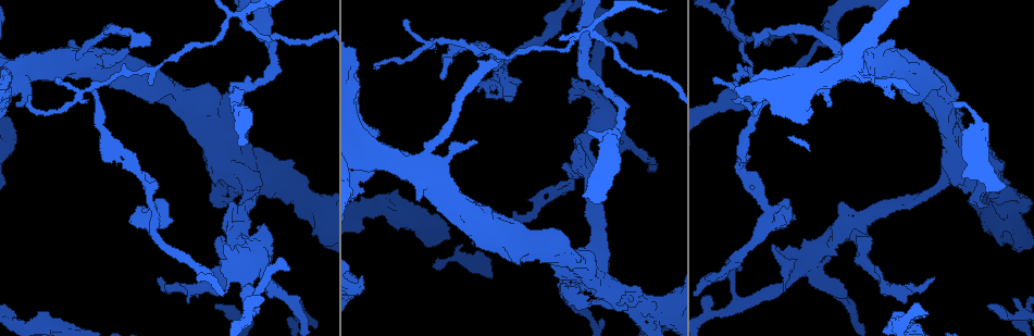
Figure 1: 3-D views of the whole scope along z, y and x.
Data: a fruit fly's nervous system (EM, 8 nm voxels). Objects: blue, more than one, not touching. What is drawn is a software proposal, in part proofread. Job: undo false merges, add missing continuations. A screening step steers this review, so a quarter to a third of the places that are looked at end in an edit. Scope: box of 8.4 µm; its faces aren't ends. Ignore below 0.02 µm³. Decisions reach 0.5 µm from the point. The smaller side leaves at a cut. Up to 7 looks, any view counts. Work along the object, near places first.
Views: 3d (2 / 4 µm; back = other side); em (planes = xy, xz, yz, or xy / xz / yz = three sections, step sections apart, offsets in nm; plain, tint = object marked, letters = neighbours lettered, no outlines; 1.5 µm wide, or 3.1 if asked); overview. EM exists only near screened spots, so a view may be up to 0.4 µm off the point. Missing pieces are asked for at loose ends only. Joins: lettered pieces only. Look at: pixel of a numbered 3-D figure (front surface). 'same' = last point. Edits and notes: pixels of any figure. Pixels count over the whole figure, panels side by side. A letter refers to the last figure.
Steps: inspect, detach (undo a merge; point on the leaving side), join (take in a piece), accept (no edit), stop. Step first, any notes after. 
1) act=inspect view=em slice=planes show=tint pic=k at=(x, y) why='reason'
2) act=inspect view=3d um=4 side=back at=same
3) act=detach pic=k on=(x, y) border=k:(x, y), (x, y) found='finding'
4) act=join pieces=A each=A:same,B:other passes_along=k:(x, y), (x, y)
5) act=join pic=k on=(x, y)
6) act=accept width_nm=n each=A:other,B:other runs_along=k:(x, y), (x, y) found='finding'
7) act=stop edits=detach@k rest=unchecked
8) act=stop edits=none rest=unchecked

act=inspect view=3d um=4 pic=1 at=(572, 77) why='branch stops here'

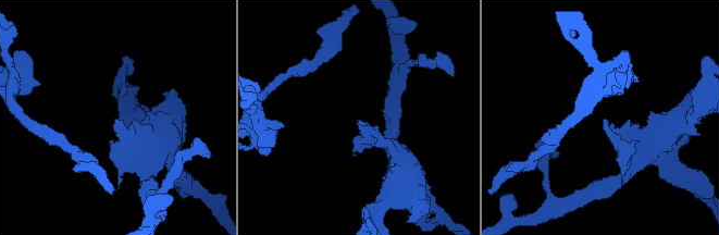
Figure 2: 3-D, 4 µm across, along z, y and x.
act=inspect view=em slice=xz step=8 show=letters pic=2 at=(357, 120) why='shape alone is not enough'

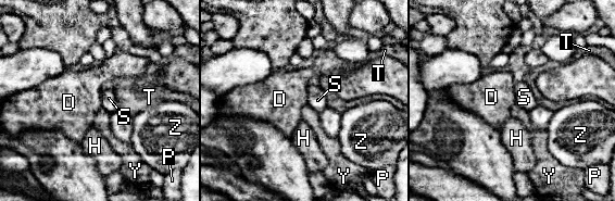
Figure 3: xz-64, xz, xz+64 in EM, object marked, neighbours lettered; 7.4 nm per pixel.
act=inspect view=em slice=planes show=letters at=same why='another direction'

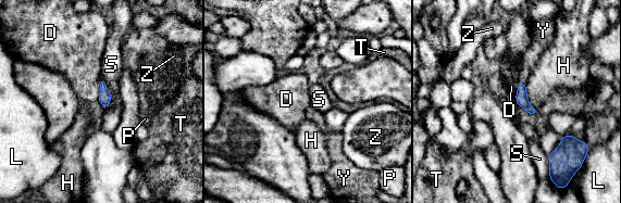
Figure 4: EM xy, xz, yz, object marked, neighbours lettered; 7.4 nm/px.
act=join pieces=Y each=D:other,H:other,L:other,P:other,S:other,T:other,Y:same,Z:other found='it goes on there'

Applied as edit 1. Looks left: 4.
act=inspect view=overview

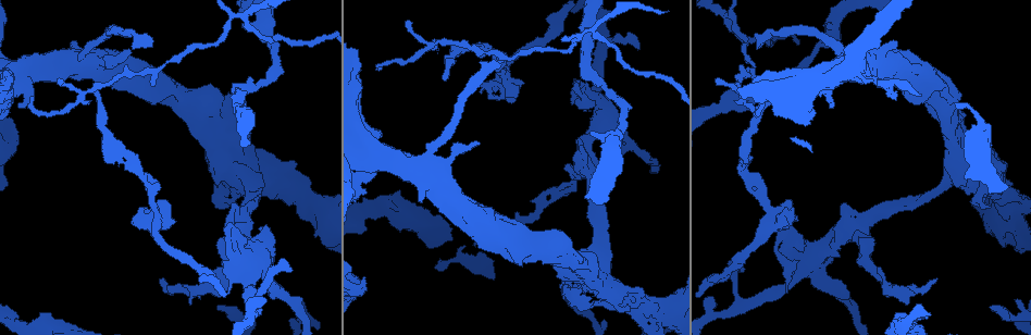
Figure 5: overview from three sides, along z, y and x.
act=inspect view=em slice=yz step=4 show=tint pic=5 at=(124, 151) why='thin neck'

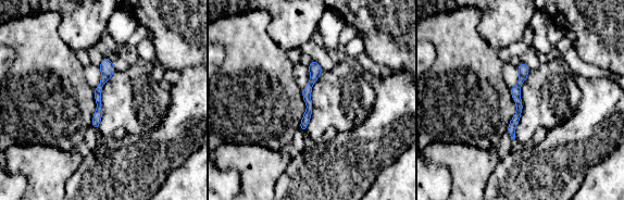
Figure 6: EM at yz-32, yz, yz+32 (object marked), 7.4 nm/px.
act=inspect view=em slice=yz step=4 show=letters at=same why='see the neighbours'

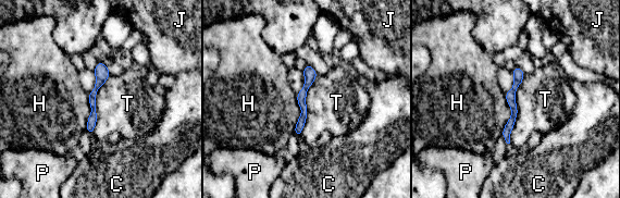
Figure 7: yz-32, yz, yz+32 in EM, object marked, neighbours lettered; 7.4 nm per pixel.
act=accept width_nm=80 each=C:other,H:other,J:other,P:other,T:other border=7:(524, 74), (509, 141) found='continuous, no second cell'

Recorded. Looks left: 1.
act=stop edits=join@4 rest=unchecked

